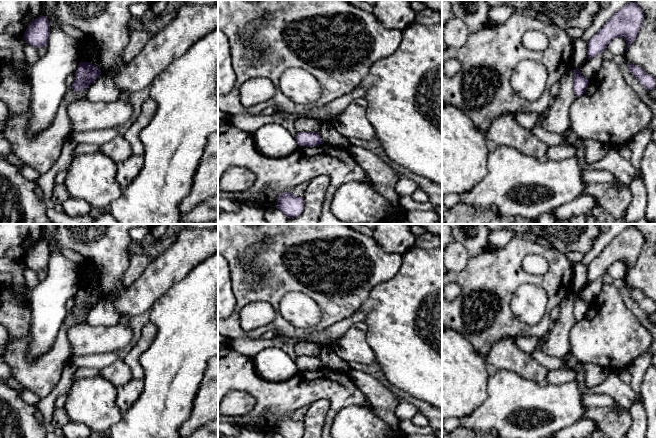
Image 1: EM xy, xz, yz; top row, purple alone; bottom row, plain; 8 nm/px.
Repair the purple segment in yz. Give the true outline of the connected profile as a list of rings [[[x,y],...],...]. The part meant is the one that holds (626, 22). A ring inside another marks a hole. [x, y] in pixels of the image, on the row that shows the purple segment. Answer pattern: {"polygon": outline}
{"polygon": [[[635,1],[616,11],[588,42],[588,60],[603,53],[609,42],[618,37],[625,39],[627,51],[636,39],[643,20],[644,13]]]}

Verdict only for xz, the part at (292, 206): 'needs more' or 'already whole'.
already whole

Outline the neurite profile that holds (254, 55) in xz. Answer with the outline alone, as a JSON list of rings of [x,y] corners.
[[[258,40],[253,41],[244,47],[247,50],[247,57],[251,64],[259,64],[262,62],[261,52],[259,51]]]

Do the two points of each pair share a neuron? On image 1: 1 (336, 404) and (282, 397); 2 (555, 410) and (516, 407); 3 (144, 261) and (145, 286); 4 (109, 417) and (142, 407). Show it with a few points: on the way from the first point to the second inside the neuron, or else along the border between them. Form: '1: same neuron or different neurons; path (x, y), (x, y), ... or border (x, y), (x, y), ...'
1: same neuron; path (324, 393), (296, 393)
2: same neuron; path (545, 410), (526, 410)
3: different neurons; border (154, 259), (129, 287)
4: different neurons; border (122, 413), (122, 417), (110, 427)

